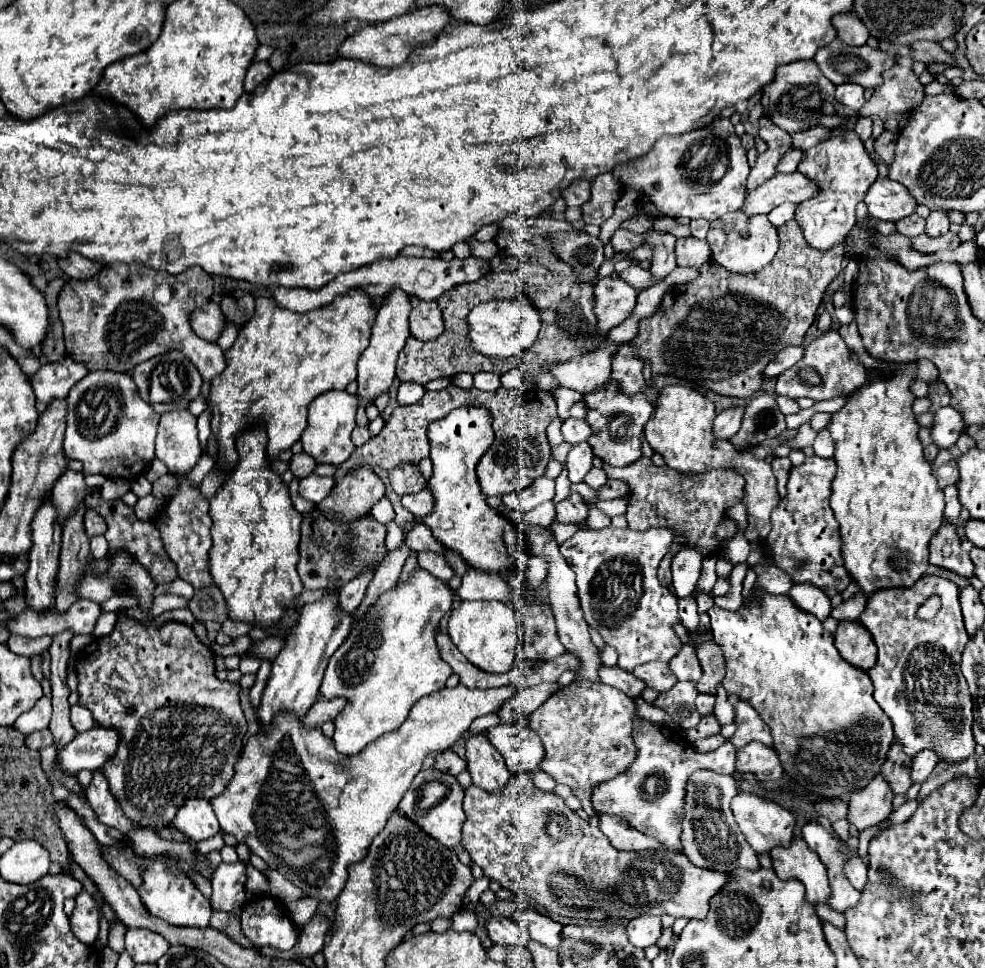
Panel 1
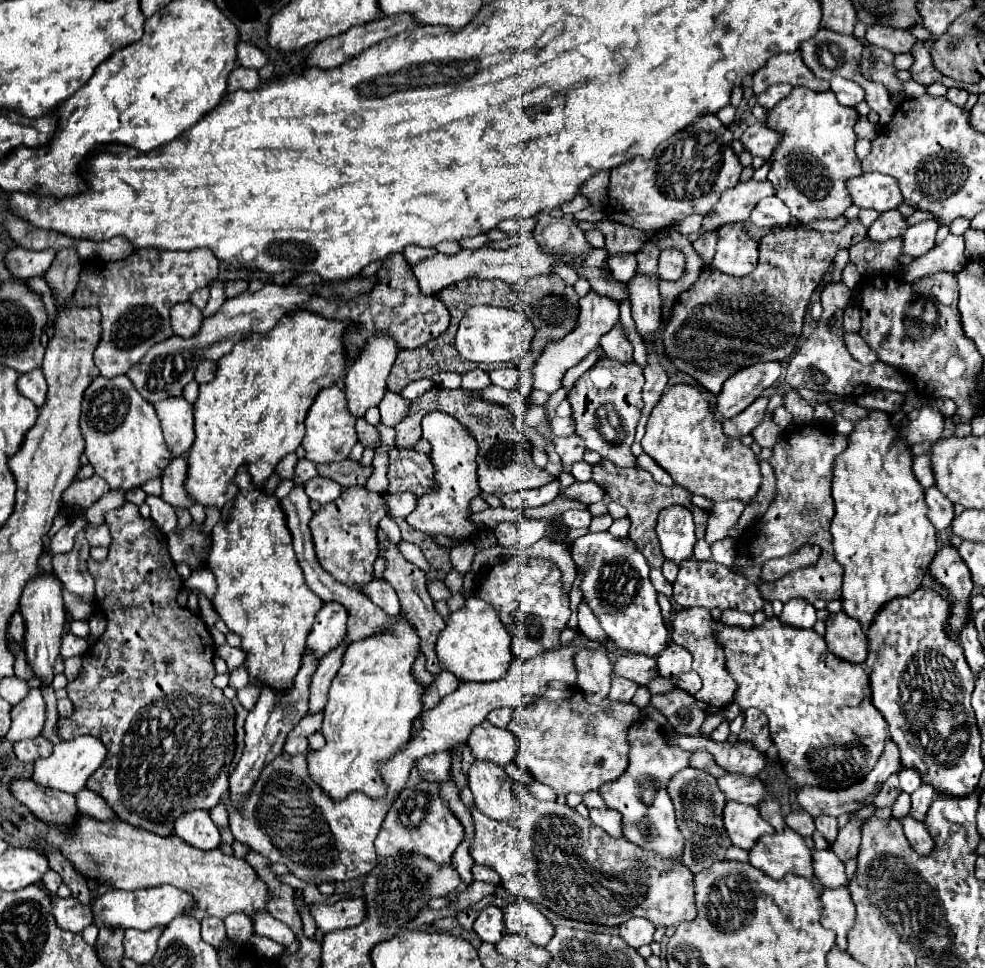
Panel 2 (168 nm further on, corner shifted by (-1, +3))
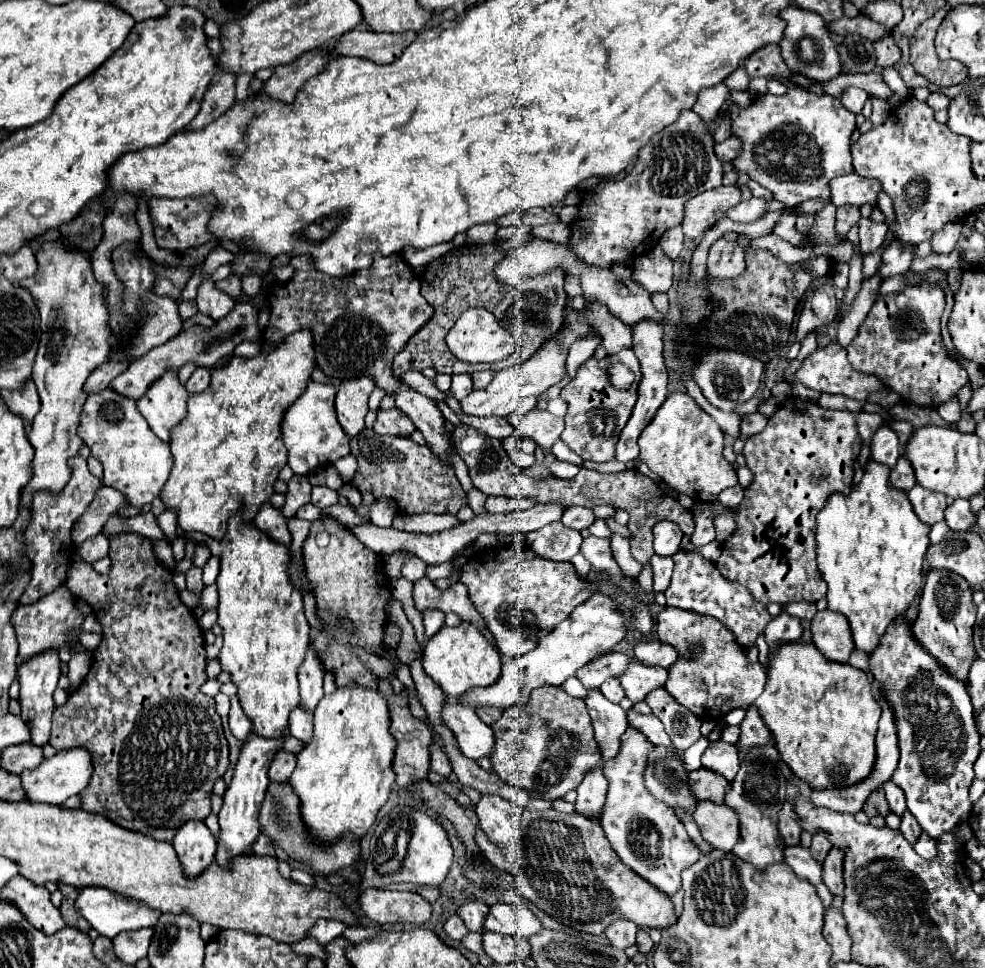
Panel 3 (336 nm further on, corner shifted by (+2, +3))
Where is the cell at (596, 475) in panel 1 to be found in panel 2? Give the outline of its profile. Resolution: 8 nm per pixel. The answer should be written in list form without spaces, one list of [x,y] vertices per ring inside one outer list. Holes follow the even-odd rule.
[[[578,461],[572,465],[572,475],[576,481],[590,481],[592,477],[592,465],[588,465],[586,461]]]

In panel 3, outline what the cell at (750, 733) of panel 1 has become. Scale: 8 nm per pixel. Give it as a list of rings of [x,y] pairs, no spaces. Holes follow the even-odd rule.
[[[749,707],[747,709],[747,715],[745,715],[743,723],[741,723],[739,745],[743,749],[753,749],[753,747],[761,747],[761,745],[765,745],[769,741],[771,741],[771,733],[765,727],[761,715],[753,707]]]

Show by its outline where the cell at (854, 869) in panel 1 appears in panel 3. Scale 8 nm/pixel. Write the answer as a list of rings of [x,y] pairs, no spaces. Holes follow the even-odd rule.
[[[787,847],[785,849],[785,863],[795,871],[795,875],[799,879],[805,879],[811,885],[815,885],[815,889],[817,889],[825,907],[831,905],[833,895],[827,889],[827,885],[823,883],[823,877],[821,877],[823,875],[823,863],[821,861],[813,859],[811,853],[803,847]]]

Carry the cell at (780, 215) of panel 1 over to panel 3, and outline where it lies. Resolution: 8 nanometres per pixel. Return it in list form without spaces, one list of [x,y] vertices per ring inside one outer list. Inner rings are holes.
[[[751,197],[749,201],[739,203],[737,207],[729,209],[729,219],[733,221],[741,221],[741,223],[753,223],[757,219],[761,219],[763,215],[771,213],[771,211],[779,211],[783,209],[775,199],[759,199],[759,197]]]

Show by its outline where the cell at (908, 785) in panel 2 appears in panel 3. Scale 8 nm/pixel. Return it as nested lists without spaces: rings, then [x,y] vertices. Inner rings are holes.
[[[889,781],[889,783],[885,783],[883,791],[885,791],[885,795],[887,795],[889,809],[891,809],[893,813],[897,813],[897,815],[905,813],[907,803],[905,803],[905,793],[903,793],[903,789],[901,789],[901,787],[897,787],[897,783]]]

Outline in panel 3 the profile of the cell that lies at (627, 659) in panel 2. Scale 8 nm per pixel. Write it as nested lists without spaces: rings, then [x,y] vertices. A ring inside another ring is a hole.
[[[605,653],[599,659],[593,659],[593,663],[587,663],[579,673],[577,679],[583,683],[583,687],[599,687],[605,679],[623,675],[631,663],[631,657],[625,653]]]

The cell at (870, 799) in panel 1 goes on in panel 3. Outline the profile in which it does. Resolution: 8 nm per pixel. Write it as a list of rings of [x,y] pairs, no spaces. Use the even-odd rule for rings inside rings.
[[[833,847],[823,861],[825,867],[825,885],[833,895],[843,895],[843,859],[845,851],[841,847]]]

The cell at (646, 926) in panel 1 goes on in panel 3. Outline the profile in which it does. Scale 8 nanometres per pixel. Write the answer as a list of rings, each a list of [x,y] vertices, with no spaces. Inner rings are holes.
[[[619,919],[607,927],[605,935],[613,947],[627,949],[637,941],[637,925],[629,919]]]

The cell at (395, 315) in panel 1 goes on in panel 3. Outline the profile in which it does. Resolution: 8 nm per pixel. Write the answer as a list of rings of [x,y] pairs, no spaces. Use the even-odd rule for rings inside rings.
[[[353,377],[339,385],[335,407],[337,419],[347,435],[355,437],[365,429],[365,415],[367,415],[367,399],[375,389],[373,377]]]

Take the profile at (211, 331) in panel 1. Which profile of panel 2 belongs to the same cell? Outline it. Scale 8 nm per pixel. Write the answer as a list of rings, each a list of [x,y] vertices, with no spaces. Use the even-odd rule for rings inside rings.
[[[180,303],[170,311],[170,325],[178,337],[192,337],[200,329],[202,319],[202,311],[190,303]]]

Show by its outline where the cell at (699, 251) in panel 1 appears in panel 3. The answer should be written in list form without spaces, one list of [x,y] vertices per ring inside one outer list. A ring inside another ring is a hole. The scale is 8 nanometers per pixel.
[[[653,249],[637,257],[633,269],[633,281],[641,283],[649,293],[665,293],[673,285],[673,261],[661,249]]]

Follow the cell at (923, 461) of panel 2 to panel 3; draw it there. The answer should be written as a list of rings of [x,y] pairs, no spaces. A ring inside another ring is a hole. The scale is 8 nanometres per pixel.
[[[901,455],[901,459],[897,461],[897,465],[893,467],[893,471],[891,471],[891,483],[893,483],[893,487],[903,489],[903,491],[909,491],[913,485],[917,485],[913,465],[909,463],[909,459],[905,455]]]

